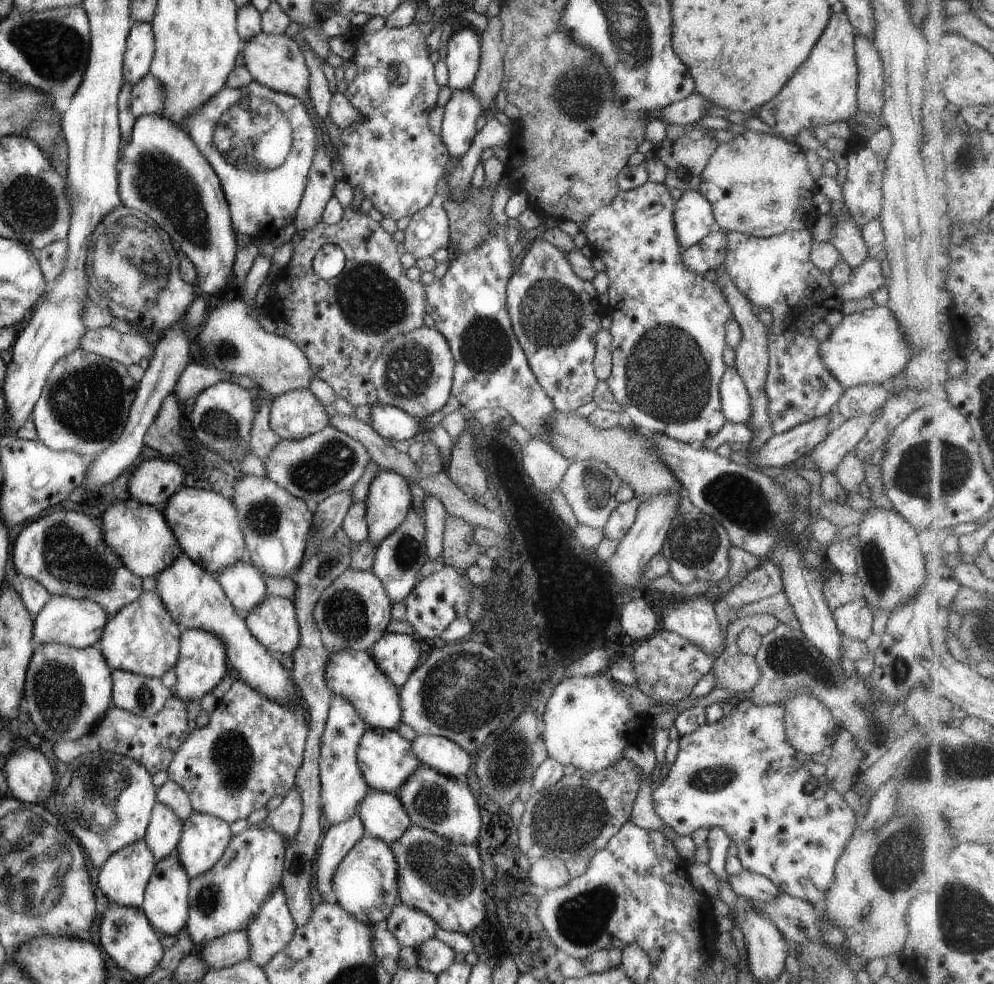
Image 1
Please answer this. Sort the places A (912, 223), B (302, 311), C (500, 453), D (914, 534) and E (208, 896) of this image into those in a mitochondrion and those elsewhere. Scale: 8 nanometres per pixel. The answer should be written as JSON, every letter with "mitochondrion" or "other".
{"A":"other","B":"other","C":"other","D":"other","E":"mitochondrion"}

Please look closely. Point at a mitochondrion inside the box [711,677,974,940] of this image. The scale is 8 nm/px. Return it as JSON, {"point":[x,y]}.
{"point":[894,862]}

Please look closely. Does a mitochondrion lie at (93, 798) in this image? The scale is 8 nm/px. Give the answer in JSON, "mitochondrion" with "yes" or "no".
{"mitochondrion":"yes"}

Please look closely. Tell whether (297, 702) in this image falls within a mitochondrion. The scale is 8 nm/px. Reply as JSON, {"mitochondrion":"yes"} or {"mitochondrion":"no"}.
{"mitochondrion":"no"}

